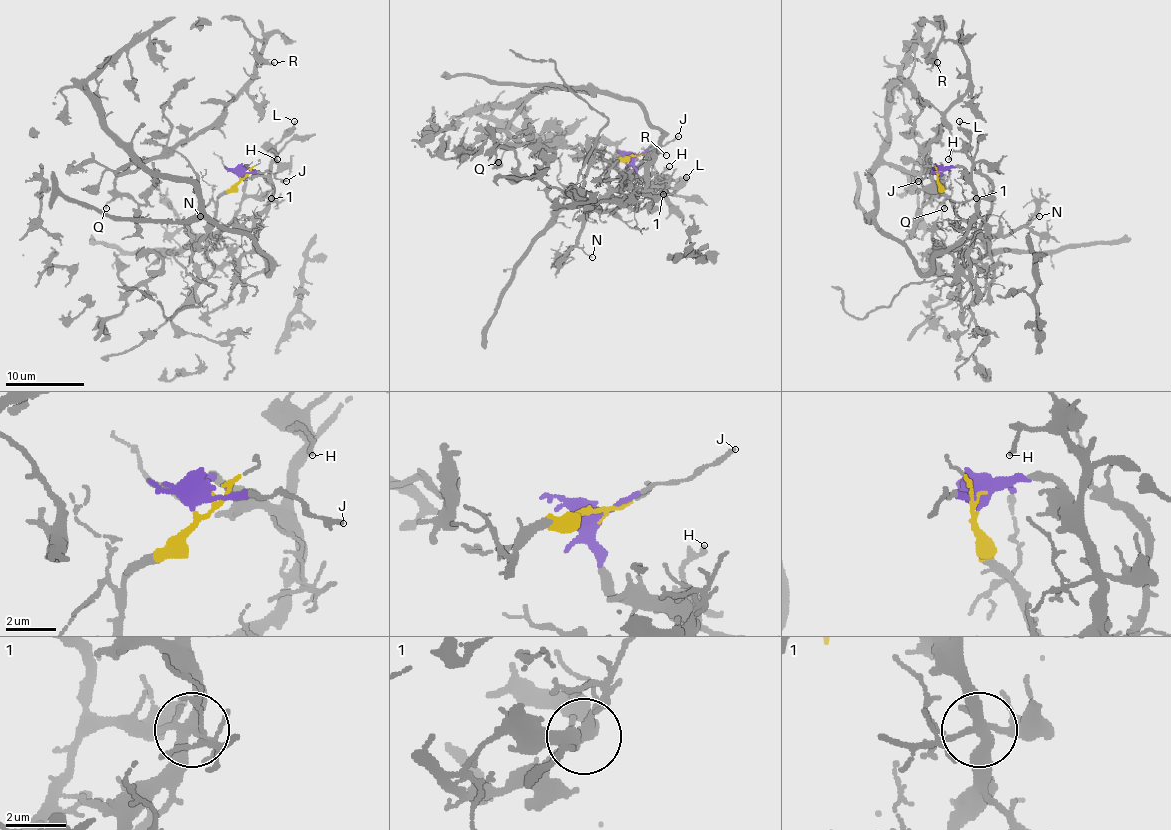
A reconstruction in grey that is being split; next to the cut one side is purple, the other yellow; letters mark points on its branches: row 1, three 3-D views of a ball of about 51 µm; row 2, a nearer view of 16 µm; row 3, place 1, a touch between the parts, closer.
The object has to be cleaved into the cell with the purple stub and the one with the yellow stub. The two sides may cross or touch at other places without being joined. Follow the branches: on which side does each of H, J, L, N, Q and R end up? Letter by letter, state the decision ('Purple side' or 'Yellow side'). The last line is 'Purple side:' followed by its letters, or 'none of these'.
H: Purple side
J: Purple side
L: Purple side
N: Yellow side
Q: Purple side
R: Purple side
Purple side: H, J, L, Q, R

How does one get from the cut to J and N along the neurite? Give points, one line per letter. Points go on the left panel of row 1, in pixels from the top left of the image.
J: (240, 177), (244, 173), (269, 172), (287, 181)
N: (240, 177), (218, 201), (214, 217), (218, 228), (208, 234), (193, 234), (185, 227), (195, 217), (200, 217)

